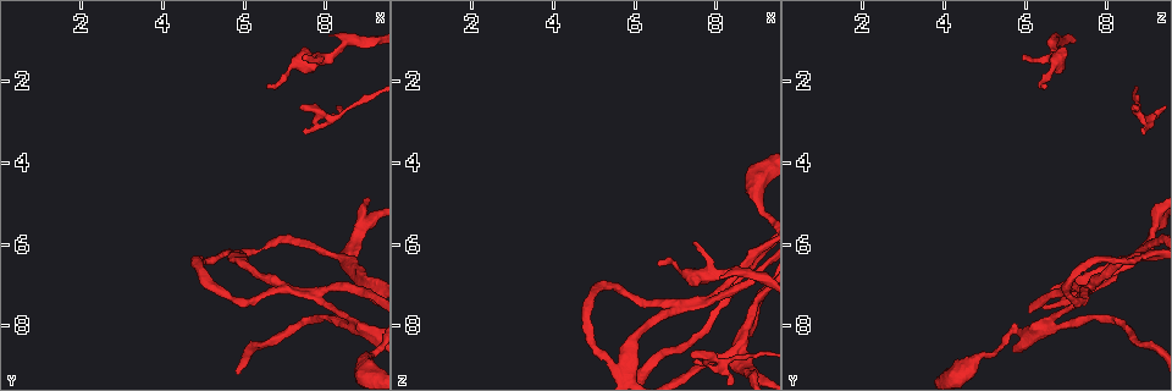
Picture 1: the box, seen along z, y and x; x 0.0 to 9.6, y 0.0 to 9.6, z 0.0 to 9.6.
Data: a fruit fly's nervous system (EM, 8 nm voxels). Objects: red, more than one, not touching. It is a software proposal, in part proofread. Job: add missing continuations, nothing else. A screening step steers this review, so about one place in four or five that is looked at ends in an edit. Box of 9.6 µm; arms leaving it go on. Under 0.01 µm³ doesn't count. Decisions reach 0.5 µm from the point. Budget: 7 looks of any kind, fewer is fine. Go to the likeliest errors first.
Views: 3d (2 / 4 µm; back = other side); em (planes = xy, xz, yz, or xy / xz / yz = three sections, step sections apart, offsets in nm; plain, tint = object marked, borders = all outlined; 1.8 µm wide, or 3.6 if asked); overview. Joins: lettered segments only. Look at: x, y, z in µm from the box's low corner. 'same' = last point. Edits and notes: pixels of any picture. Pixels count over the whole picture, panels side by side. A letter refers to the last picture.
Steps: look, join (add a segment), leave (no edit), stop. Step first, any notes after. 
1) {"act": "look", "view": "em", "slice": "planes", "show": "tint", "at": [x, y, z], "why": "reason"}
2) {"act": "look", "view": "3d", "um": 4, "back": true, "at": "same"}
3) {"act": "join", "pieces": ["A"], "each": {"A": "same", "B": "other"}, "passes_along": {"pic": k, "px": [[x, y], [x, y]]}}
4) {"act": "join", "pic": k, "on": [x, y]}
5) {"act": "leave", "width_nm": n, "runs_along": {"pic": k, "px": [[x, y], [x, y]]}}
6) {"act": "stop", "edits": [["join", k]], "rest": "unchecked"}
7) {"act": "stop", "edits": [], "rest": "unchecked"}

{"act": "look", "view": "em", "um": 3.6, "slice": "planes", "show": "borders", "at": [7.80, 7.35, 7.25], "why": "three-way junction"}

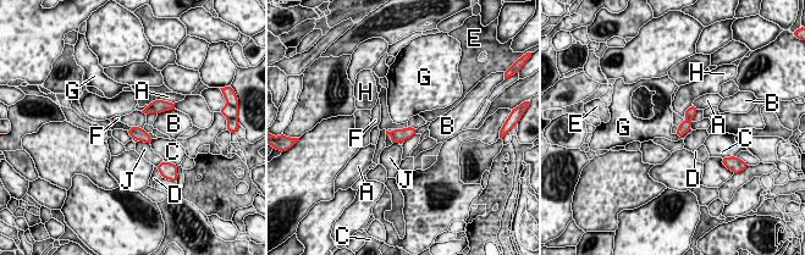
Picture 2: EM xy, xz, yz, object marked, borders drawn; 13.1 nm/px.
{"act": "leave", "each": {"A": "other", "B": "other", "C": "other", "D": "other", "E": "other", "F": "other", "G": "other", "H": "other", "J": "other"}, "runs_along": {"pic": 2, "px": [[693, 109], [679, 133]]}, "found": "none of them fits"}

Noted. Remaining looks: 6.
{"act": "look", "view": "3d", "um": 4, "at": [8.40, 6.25, 8.70], "why": "three arms meet"}

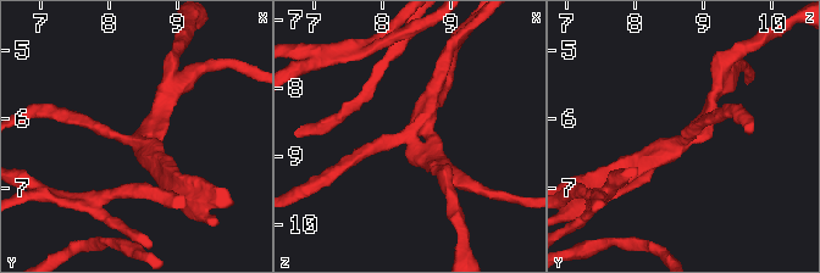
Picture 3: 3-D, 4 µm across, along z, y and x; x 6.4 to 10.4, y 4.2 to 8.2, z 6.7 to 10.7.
{"act": "look", "view": "em", "slice": "planes", "show": "plain", "at": [8.40, 6.30, 8.75], "arms": 3, "arm_widths_nm": [170, 200, 280]}

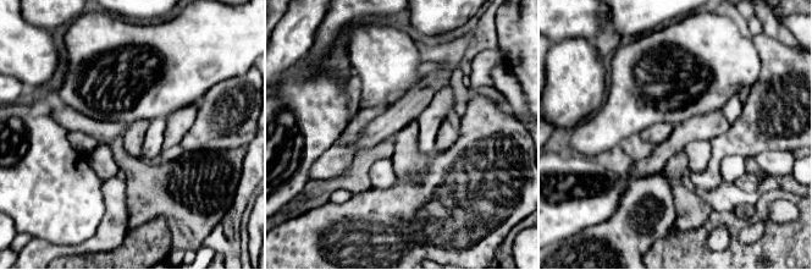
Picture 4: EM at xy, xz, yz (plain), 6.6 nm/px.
{"act": "look", "view": "em", "slice": "planes", "show": "borders", "at": "same"}

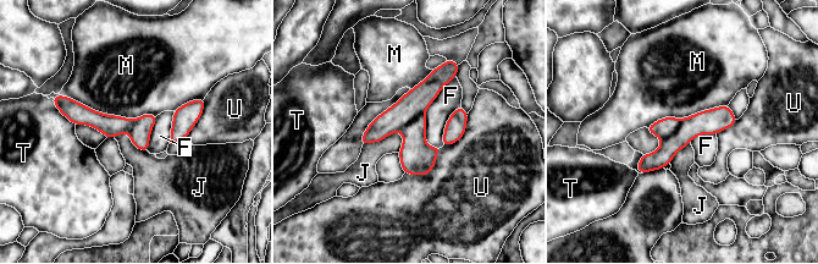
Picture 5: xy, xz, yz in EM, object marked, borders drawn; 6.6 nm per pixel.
{"act": "leave", "each": {"F": "other", "J": "other", "M": "other", "T": "other", "U": "other"}, "runs_along": {"pic": 5, "px": [[447, 65], [401, 116], [363, 141]]}, "found": "none of them fits"}

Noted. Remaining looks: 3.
{"act": "look", "view": "3d", "um": 4, "at": [7.70, 1.50, 6.70], "why": "branch point"}

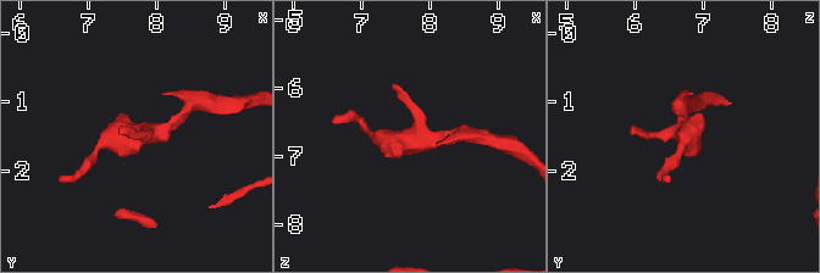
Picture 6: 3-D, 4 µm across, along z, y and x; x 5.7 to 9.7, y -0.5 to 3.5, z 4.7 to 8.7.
{"act": "look", "view": "em", "slice": "xz", "step": 4, "show": "borders", "at": [7.75, 1.50, 6.70]}

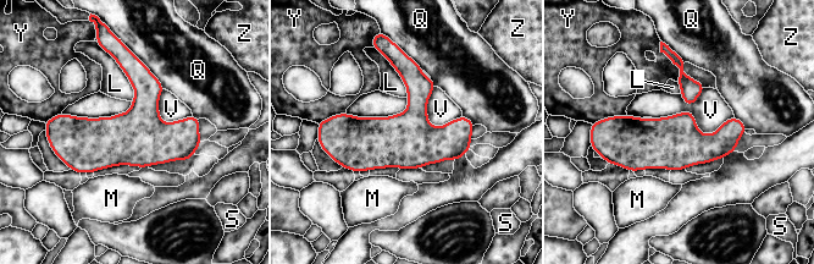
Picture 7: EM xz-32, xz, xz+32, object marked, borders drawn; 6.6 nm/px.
{"act": "look", "view": "em", "slice": "planes", "show": "borders", "at": "same"}

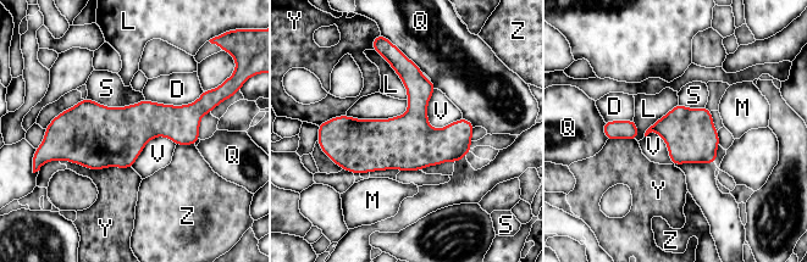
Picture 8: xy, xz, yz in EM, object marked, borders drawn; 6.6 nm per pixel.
{"act": "join", "pieces": ["Z"], "longest_contact_nm": ["Y", 480], "each": {"D": "other", "L": "other", "M": "other", "Q": "other", "S": "other", "V": "other", "Y": "other", "Z": "same"}, "found": "it goes on there"}

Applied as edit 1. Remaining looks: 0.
{"act": "stop", "edits": [["join", 8]], "rest": "unchecked"}

